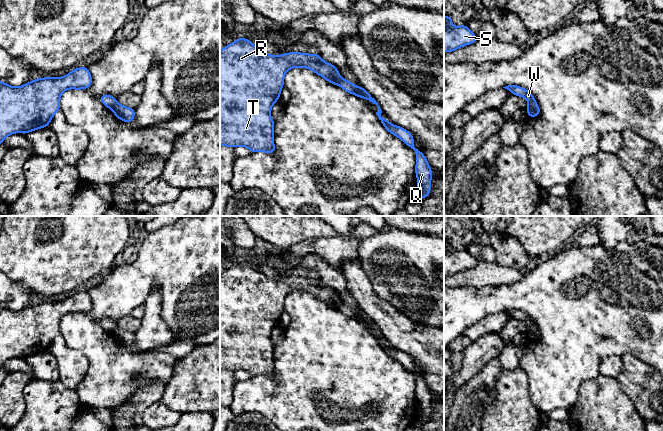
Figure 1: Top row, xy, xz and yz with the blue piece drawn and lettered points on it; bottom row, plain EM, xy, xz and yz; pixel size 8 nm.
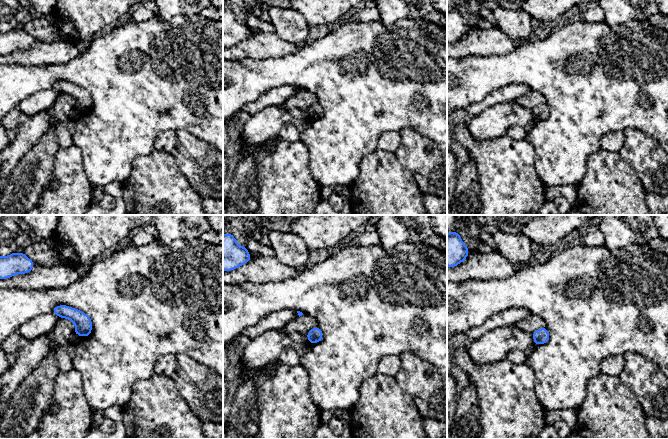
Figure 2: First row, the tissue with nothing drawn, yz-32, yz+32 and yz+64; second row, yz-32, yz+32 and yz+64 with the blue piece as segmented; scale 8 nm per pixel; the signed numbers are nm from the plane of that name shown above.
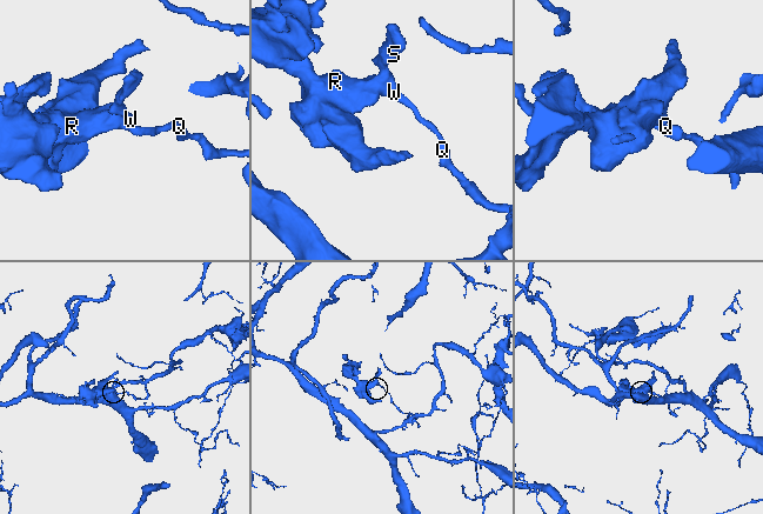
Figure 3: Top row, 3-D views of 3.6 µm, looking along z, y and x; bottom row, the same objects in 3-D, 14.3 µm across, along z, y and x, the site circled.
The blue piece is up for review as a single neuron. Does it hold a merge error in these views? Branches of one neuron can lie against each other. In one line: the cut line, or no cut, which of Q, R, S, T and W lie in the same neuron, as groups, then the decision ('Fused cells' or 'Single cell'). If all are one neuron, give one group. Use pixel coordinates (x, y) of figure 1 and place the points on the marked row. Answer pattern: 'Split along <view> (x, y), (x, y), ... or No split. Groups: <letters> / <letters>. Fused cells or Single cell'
Split along yz (536, 103), (527, 110). Groups: Q / R S T W. Fused cells

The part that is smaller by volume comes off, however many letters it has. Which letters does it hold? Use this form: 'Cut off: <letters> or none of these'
Cut off: R, S, T, W

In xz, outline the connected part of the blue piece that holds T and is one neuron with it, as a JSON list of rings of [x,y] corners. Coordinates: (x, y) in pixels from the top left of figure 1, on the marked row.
[[[237,38],[233,43],[226,45],[220,51],[220,146],[232,148],[244,146],[252,153],[275,153],[273,136],[275,122],[270,116],[271,108],[280,97],[286,72],[299,67],[312,70],[331,84],[338,85],[342,80],[337,68],[325,62],[319,54],[290,52],[275,56],[253,45],[246,38]]]

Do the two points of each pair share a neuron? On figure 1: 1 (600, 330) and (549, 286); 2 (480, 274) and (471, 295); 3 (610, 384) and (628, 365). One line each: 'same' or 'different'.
1: same
2: different
3: different

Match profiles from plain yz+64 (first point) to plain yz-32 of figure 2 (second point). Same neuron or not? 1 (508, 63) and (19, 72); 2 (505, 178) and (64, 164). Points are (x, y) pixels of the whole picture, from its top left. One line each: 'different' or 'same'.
1: same
2: same

